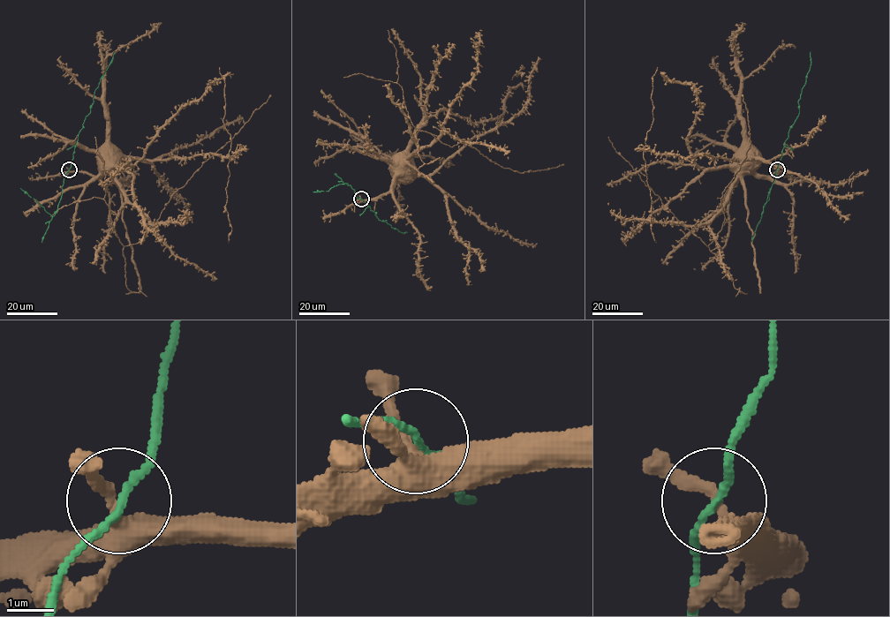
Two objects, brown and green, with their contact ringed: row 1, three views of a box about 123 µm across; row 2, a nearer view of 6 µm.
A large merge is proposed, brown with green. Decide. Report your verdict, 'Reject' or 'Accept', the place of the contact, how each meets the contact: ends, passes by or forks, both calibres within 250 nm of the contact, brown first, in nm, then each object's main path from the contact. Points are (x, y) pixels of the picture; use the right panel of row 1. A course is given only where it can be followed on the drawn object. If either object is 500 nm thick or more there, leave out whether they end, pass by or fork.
Accept. Place: (777, 169). At the ring brown passes by. At the ring green passes by. Thickness 280 nm (brown) against 140 nm. Course of brown: (777, 169), (773, 175), (760, 176), (755, 171), (756, 155), (747, 151). Course of green: (777, 169), (783, 143), (799, 113), (798, 100), (810, 64), (810, 52)

